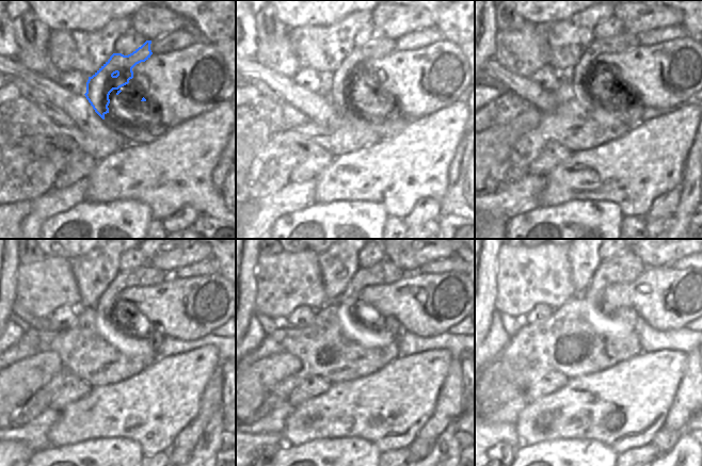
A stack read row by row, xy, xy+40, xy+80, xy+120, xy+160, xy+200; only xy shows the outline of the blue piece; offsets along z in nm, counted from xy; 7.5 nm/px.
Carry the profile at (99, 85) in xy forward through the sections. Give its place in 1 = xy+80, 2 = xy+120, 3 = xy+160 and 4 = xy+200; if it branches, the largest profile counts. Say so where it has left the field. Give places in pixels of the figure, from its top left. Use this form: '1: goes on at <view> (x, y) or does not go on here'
1: goes on at xy+80 (585, 87)
2: goes on at xy+120 (116, 334)
3: goes on at xy+160 (384, 272)
4: goes on at xy+200 (625, 267)

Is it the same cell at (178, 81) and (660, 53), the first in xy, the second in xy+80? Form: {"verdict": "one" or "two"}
{"verdict": "one"}

